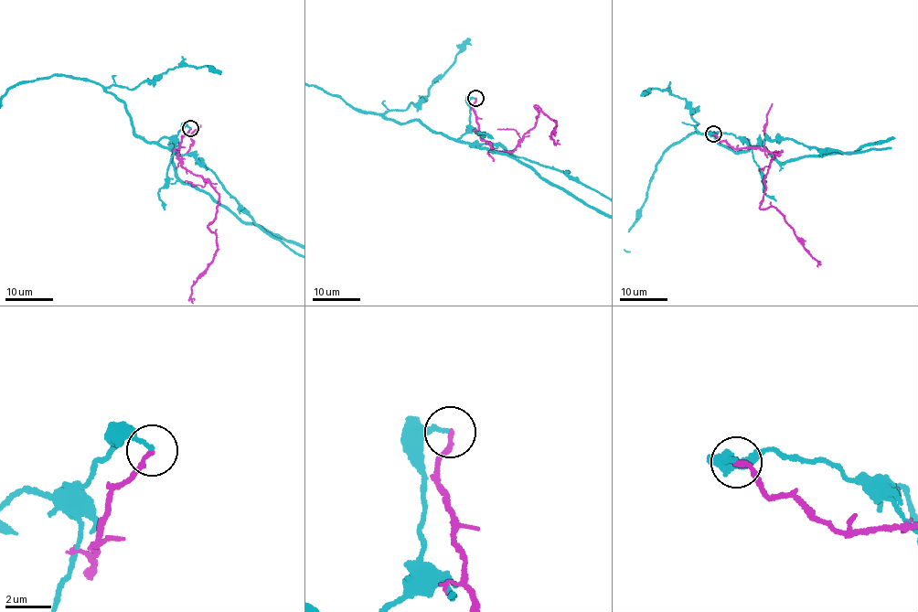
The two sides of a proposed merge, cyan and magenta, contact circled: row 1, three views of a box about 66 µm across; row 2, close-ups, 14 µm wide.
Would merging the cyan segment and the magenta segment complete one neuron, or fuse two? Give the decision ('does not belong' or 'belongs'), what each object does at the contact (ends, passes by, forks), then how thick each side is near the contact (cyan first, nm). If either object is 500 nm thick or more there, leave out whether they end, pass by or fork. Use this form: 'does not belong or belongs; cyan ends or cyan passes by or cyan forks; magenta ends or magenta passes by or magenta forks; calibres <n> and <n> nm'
does not belong; cyan ends; magenta ends; calibres 190 and 190 nm

